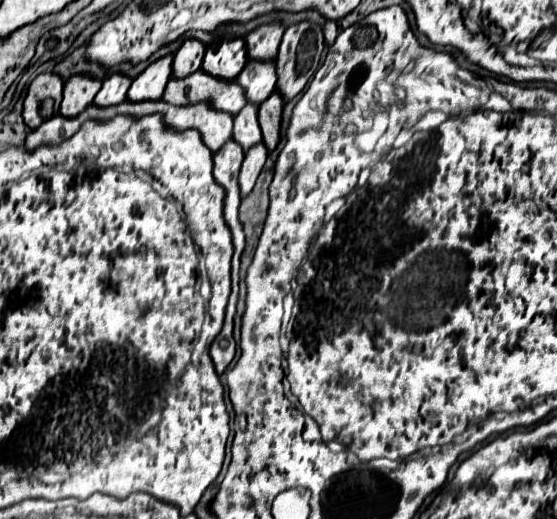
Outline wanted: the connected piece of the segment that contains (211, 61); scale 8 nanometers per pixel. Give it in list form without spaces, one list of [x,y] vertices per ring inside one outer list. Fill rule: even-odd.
[[[223,39],[207,49],[201,71],[207,71],[207,75],[215,75],[217,79],[237,79],[245,63],[247,63],[245,41]]]

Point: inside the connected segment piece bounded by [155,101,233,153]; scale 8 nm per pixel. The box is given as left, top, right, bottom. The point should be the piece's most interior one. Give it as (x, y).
(215, 126)

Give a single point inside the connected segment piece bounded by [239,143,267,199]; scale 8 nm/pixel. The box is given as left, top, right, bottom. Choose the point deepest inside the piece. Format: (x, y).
(254, 160)

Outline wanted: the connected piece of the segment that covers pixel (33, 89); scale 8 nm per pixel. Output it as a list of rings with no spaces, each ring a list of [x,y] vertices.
[[[45,73],[35,77],[35,81],[31,83],[27,97],[25,97],[25,105],[23,105],[23,119],[27,123],[27,129],[31,131],[31,127],[39,127],[39,123],[43,123],[39,109],[41,109],[41,101],[51,97],[55,101],[53,113],[59,111],[59,103],[61,103],[61,91],[63,91],[63,81],[59,75],[55,73]]]

